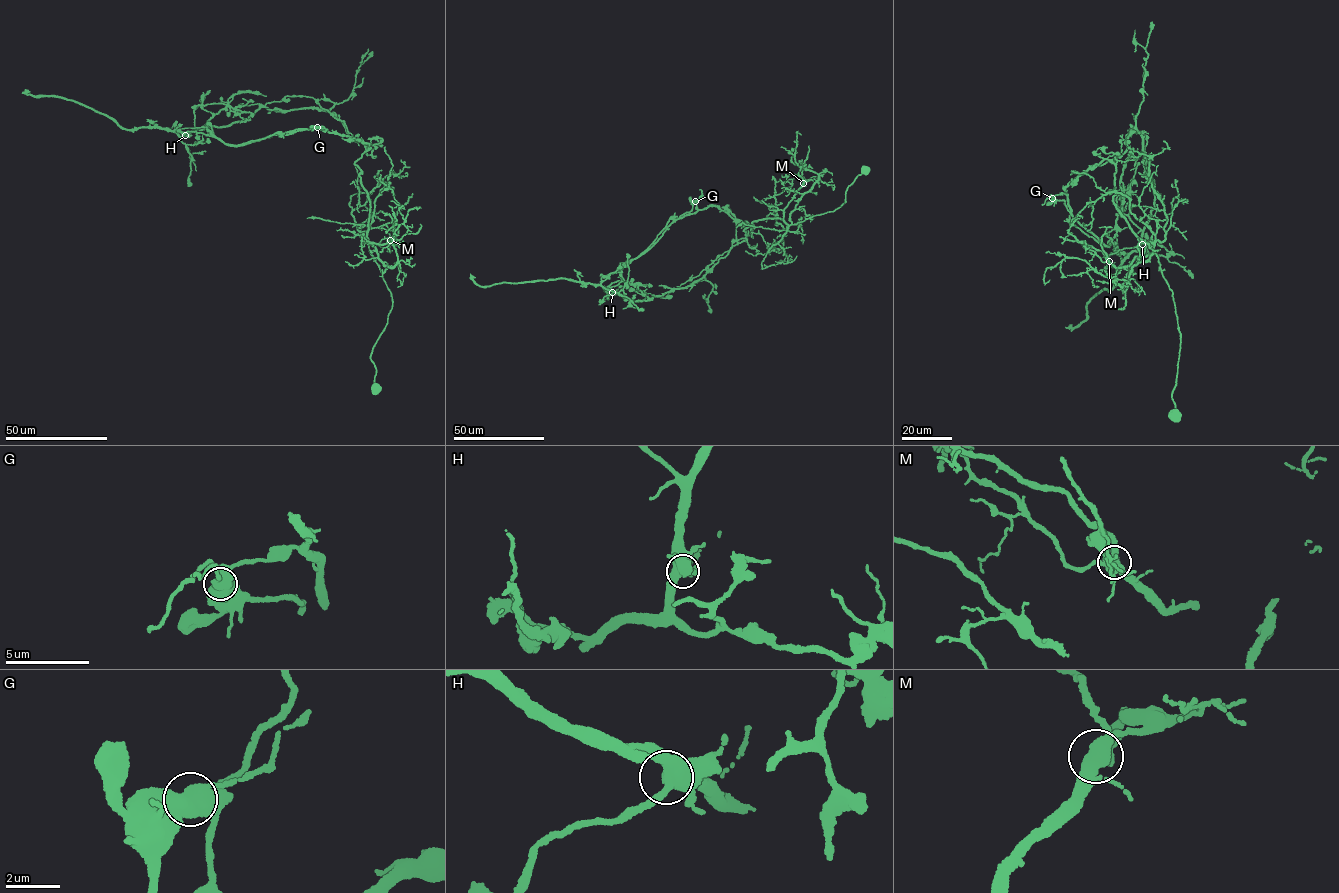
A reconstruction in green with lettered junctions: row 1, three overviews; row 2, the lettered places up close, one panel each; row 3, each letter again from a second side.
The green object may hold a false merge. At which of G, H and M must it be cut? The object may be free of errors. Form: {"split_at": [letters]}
{"split_at": ["G"]}

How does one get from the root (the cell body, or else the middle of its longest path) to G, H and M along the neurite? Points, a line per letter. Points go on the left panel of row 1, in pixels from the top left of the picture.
G: (375, 389), (370, 354), (393, 301), (369, 251), (369, 200), (362, 171), (355, 164), (370, 144), (318, 127)
H: (375, 389), (370, 354), (393, 301), (369, 251), (355, 164), (363, 143), (310, 107), (261, 107), (185, 135)
M: (375, 389), (376, 368), (370, 354), (387, 324), (392, 299), (367, 239), (360, 237), (380, 244), (390, 240)

